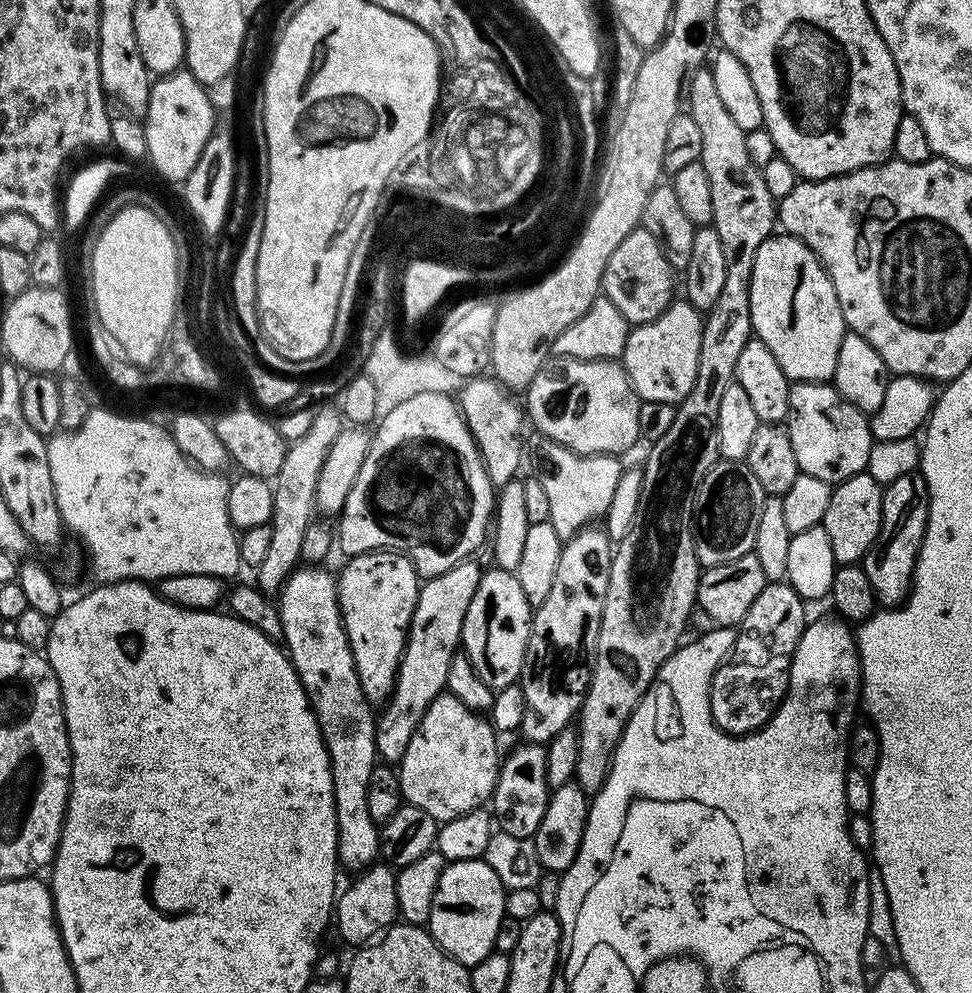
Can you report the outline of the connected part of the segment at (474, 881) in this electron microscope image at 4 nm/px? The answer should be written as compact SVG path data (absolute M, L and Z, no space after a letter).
M483 858L478 860L453 860L447 865L438 878L438 890L434 894L434 906L430 910L430 918L426 925L427 930L434 939L436 945L446 954L453 956L456 961L465 966L471 966L482 962L494 951L496 939L498 938L498 926L504 915L504 884L490 870L490 866Z

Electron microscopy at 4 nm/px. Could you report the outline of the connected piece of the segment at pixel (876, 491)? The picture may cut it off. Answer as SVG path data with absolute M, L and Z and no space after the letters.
M865 470L846 478L841 484L835 485L830 494L830 506L826 506L823 528L830 537L830 550L834 550L837 565L855 564L863 561L864 555L870 551L872 544L878 538L882 526L882 502L884 488Z

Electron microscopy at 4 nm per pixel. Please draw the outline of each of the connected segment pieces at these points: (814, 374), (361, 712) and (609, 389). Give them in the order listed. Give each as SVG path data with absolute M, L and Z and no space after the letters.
M773 234L769 236L766 242L762 242L762 246L758 246L758 254L754 254L754 274L750 278L750 318L752 319L752 331L755 339L764 343L766 350L770 350L770 354L774 354L774 359L778 362L778 366L782 366L782 370L788 375L789 381L828 382L832 380L832 375L838 362L838 346L842 346L842 338L846 331L842 310L838 306L838 298L834 294L834 286L830 282L826 270L820 264L820 259L801 240L797 240L795 236Z
M297 567L278 593L278 607L284 631L283 643L314 710L330 758L338 822L336 854L343 867L345 864L348 868L356 868L352 870L363 870L377 863L380 856L380 828L370 818L370 810L366 807L370 774L378 764L377 717L358 682L354 654L340 617L337 577L333 573L331 576L324 568Z
M560 358L552 363L540 368L526 389L527 419L531 427L533 424L540 431L539 435L543 439L558 442L579 456L616 456L638 444L640 440L638 410L642 401L617 361Z

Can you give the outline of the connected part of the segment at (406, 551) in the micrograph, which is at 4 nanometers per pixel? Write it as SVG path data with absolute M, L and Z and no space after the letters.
M422 393L415 394L414 398L409 398L402 402L378 420L375 425L376 432L371 433L371 444L365 461L362 462L361 469L358 470L357 480L345 500L343 511L338 516L338 548L345 552L345 557L360 556L364 552L374 552L377 550L387 550L389 552L401 552L410 563L416 568L417 576L427 578L437 576L446 570L450 570L455 564L460 564L473 555L472 552L480 543L485 543L486 537L490 532L490 521L494 516L494 486L484 469L484 463L480 453L476 450L476 443L465 424L463 415L458 407L457 401L446 393Z

